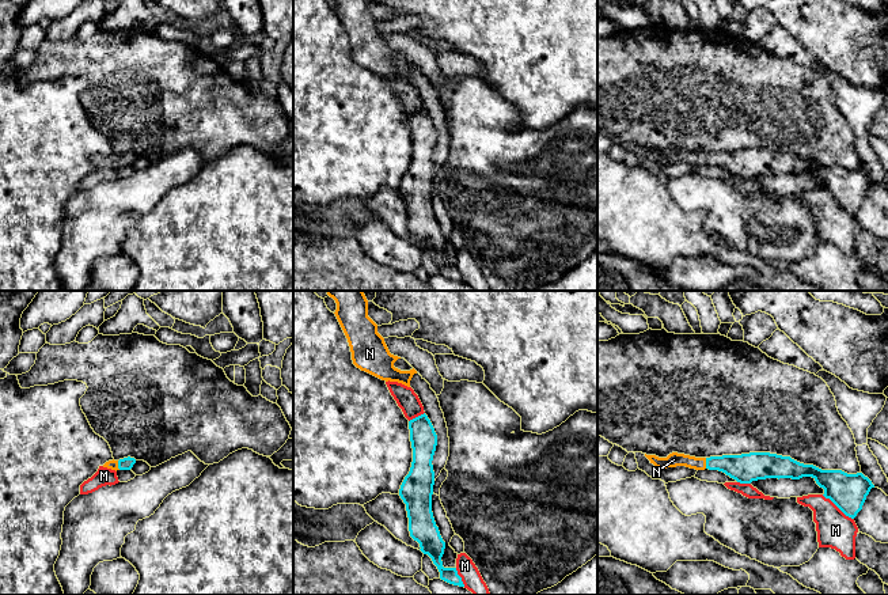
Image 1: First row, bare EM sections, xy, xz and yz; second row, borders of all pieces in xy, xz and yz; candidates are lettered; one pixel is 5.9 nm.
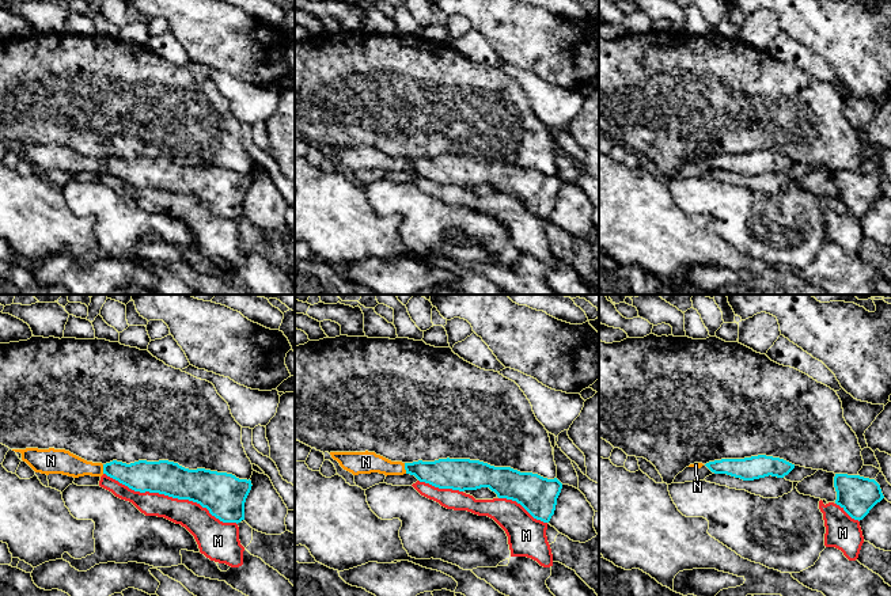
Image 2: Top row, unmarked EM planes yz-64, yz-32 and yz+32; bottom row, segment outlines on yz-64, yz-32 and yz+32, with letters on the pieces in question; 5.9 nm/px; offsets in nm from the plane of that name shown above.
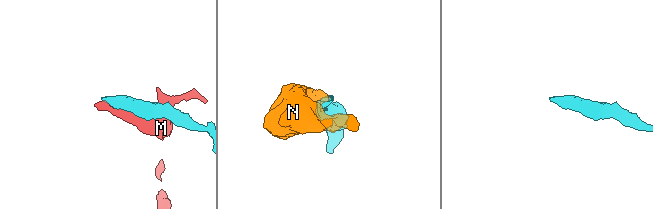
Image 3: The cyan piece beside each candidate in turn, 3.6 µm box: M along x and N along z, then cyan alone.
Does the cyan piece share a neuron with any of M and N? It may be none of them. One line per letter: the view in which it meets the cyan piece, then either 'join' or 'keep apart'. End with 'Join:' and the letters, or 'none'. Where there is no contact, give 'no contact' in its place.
M: meets cyan in yz; keep apart
N: meets cyan in yz; join
Join: N

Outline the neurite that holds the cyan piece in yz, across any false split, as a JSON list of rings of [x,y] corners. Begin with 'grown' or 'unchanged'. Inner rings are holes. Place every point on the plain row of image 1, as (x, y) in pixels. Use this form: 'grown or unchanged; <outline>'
grown; [[[672,148],[667,154],[656,151],[645,152],[660,166],[667,163],[686,162],[695,166],[718,166],[740,179],[766,174],[812,173],[824,185],[824,193],[830,194],[846,212],[854,215],[874,183],[872,177],[862,168],[847,170],[842,166],[821,166],[813,160],[800,159],[790,152],[770,148],[750,148],[741,151],[722,151],[695,154]]]

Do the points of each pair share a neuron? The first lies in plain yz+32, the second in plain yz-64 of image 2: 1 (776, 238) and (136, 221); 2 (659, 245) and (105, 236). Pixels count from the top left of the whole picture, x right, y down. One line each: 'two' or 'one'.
1: one
2: two

